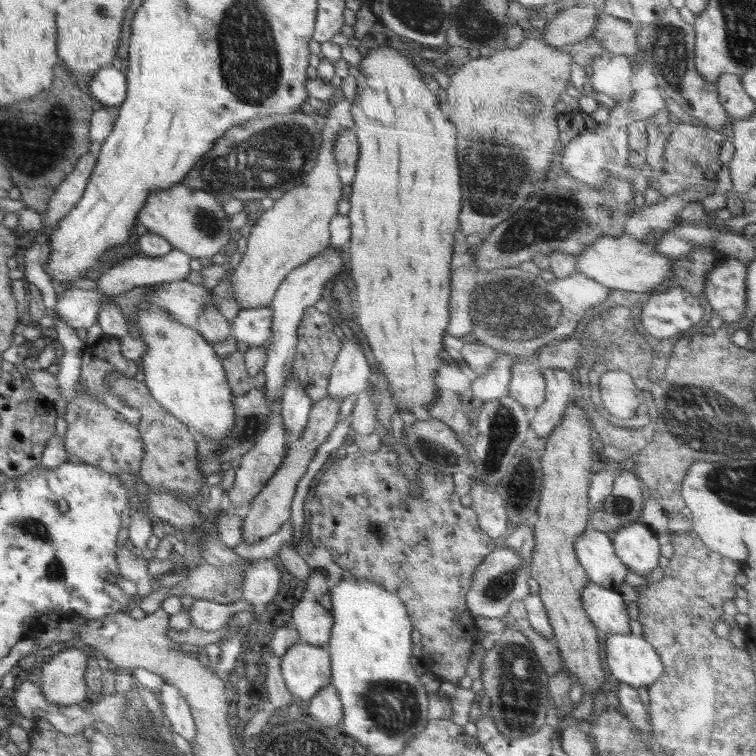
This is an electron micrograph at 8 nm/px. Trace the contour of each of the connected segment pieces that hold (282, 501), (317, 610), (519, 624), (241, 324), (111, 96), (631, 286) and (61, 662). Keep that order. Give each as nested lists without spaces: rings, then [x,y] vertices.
[[[327,395],[322,400],[312,403],[309,412],[308,424],[304,426],[304,432],[298,440],[290,440],[288,443],[287,454],[278,470],[262,486],[262,490],[254,497],[243,517],[242,536],[244,542],[254,544],[268,535],[280,530],[286,520],[290,519],[291,503],[296,494],[296,484],[308,468],[308,464],[314,458],[317,448],[328,440],[331,430],[334,428],[340,415],[341,402],[336,397]]]
[[[310,596],[298,602],[292,611],[292,626],[298,631],[300,641],[312,646],[326,646],[330,640],[334,617]]]
[[[516,618],[515,628],[530,640],[544,672],[550,678],[561,670],[562,662],[560,661],[559,649],[556,649],[556,646],[550,643],[549,639],[536,632],[528,622],[528,619]]]
[[[272,306],[242,309],[234,318],[233,337],[244,344],[262,345],[272,336]]]
[[[106,64],[94,74],[92,80],[88,80],[85,86],[90,87],[94,98],[98,98],[104,106],[116,107],[125,100],[127,80],[120,70],[117,70],[112,64]]]
[[[627,233],[600,238],[576,258],[577,273],[584,274],[612,290],[629,291],[636,295],[654,292],[658,284],[663,284],[673,274],[674,258],[662,255],[652,245]]]
[[[70,648],[54,654],[37,667],[42,673],[40,691],[49,704],[72,706],[86,704],[89,697],[84,674],[91,651]]]

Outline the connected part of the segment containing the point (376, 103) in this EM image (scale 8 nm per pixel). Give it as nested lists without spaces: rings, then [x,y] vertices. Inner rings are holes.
[[[389,46],[372,48],[368,54],[364,55],[361,64],[358,66],[360,74],[356,78],[356,94],[352,101],[352,118],[354,121],[354,131],[359,142],[359,156],[357,160],[356,172],[351,187],[352,192],[349,197],[348,217],[351,223],[351,238],[349,246],[346,248],[350,252],[350,276],[356,286],[356,300],[358,300],[358,316],[354,327],[359,335],[363,336],[372,350],[372,356],[376,360],[377,368],[392,392],[392,402],[398,406],[398,412],[412,412],[412,408],[428,408],[438,396],[438,386],[434,379],[438,372],[438,366],[445,364],[442,359],[444,350],[444,334],[450,322],[450,262],[455,240],[454,234],[458,234],[458,216],[460,214],[460,176],[458,176],[458,162],[456,162],[456,130],[454,126],[444,118],[444,114],[438,108],[436,96],[426,88],[426,84],[420,80],[420,70],[414,66],[414,62],[406,56],[406,51]]]

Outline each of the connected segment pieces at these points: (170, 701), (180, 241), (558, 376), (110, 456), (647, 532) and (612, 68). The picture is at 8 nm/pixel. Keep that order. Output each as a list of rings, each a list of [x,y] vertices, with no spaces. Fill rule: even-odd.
[[[164,679],[160,693],[154,693],[159,701],[165,720],[170,722],[170,728],[176,734],[191,742],[195,734],[195,725],[188,704],[182,697],[180,689]]]
[[[178,183],[166,190],[150,192],[142,210],[138,212],[137,222],[192,259],[212,259],[223,249],[232,247],[231,216],[226,215],[223,205],[210,192],[192,188],[188,184]]]
[[[554,368],[542,371],[545,400],[530,417],[531,436],[547,437],[560,422],[573,397],[579,394],[576,373]]]
[[[80,382],[76,388],[76,398],[68,400],[66,404],[64,448],[67,458],[76,456],[108,474],[139,474],[145,445],[135,425],[126,422],[115,409],[92,400]]]
[[[637,521],[630,525],[622,526],[611,534],[611,537],[618,558],[622,560],[622,564],[626,564],[626,568],[628,568],[630,572],[634,572],[636,576],[645,577],[646,574],[650,574],[650,572],[658,566],[661,545],[657,541],[658,535],[646,524]]]
[[[604,52],[594,58],[588,66],[589,83],[593,90],[602,92],[615,99],[618,104],[628,102],[634,96],[634,87],[630,83],[632,67],[627,55]]]

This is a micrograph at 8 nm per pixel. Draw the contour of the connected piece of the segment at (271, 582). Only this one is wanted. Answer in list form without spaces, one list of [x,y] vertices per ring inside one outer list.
[[[275,558],[252,560],[244,571],[242,599],[253,605],[256,610],[268,605],[278,592],[282,575],[276,563]]]

